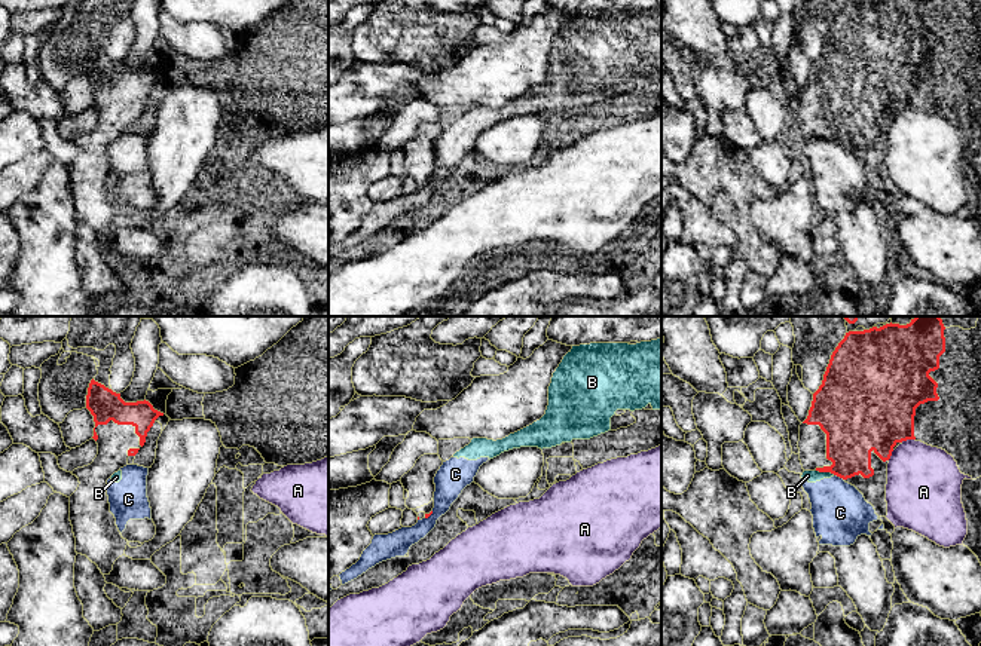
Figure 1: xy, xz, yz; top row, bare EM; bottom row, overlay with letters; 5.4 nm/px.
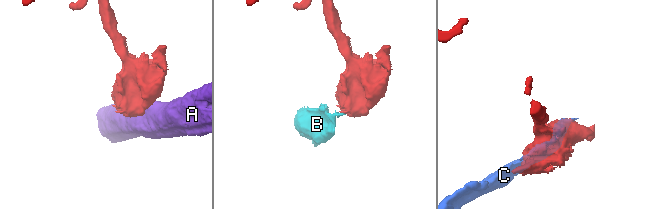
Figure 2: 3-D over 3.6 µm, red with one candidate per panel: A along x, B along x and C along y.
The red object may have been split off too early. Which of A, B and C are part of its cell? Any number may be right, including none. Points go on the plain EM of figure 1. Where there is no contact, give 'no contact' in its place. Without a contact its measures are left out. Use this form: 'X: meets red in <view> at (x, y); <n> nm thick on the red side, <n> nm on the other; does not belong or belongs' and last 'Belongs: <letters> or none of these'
A: meets red in yz at (907, 106); 460 nm thick on the red side, 400 nm on the other; does not belong
B: meets red in yz at (825, 138); 280 nm thick on the red side, 60 nm on the other; does not belong
C: meets red in yz at (839, 143); 280 nm thick on the red side, 300 nm on the other; does not belong
Belongs: none of these

